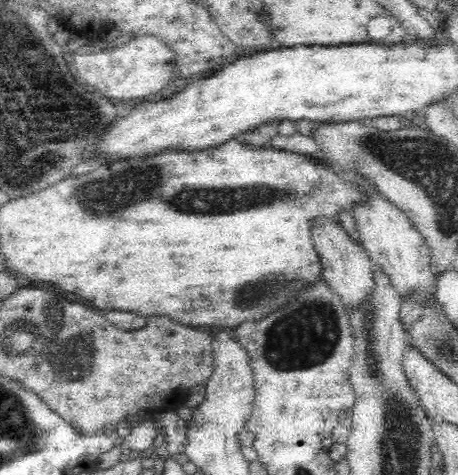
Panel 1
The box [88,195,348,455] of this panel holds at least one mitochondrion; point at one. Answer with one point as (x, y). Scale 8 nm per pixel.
(304, 334)

